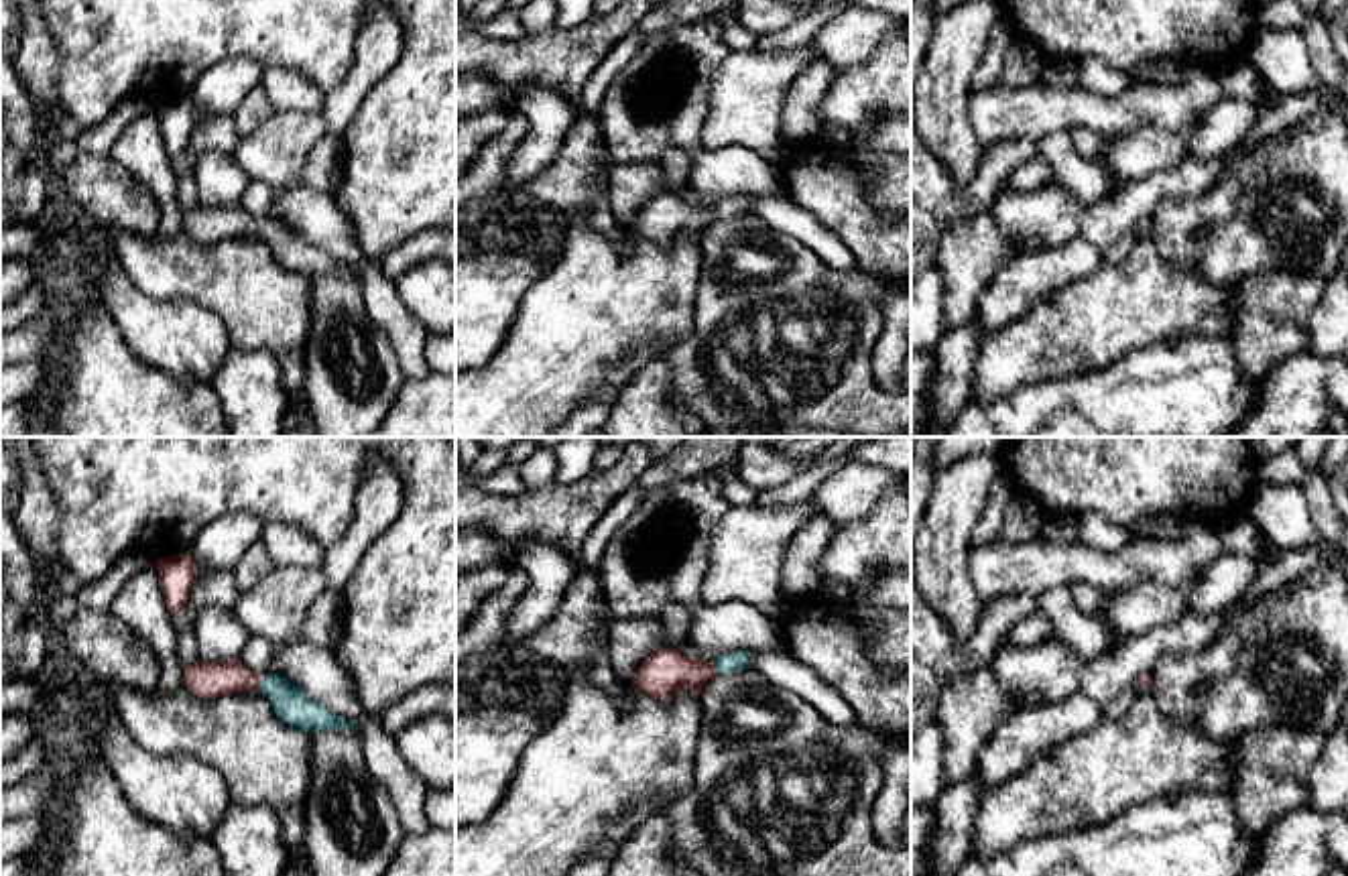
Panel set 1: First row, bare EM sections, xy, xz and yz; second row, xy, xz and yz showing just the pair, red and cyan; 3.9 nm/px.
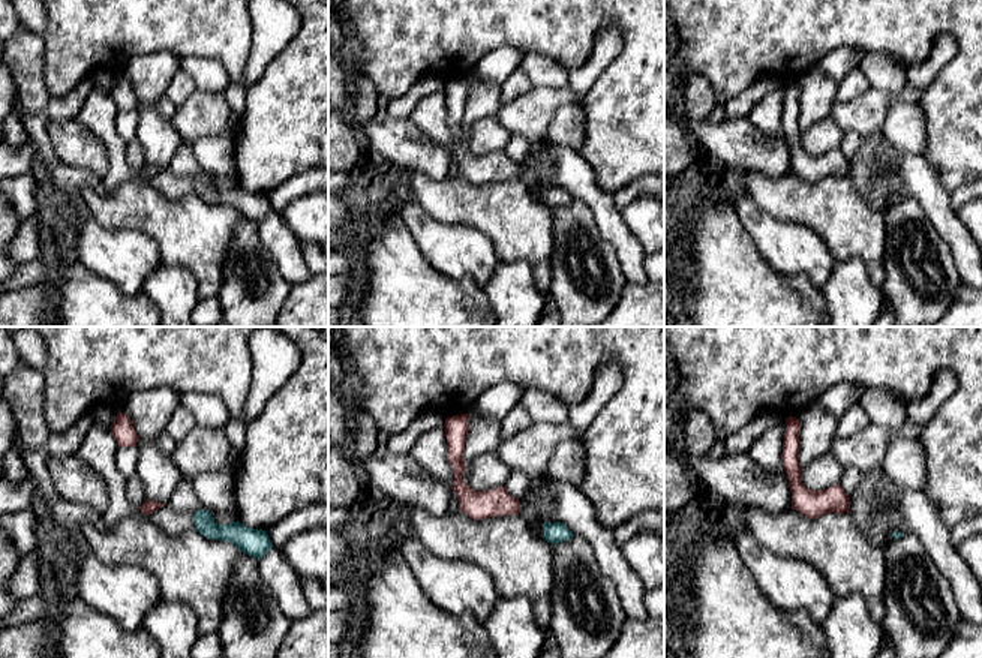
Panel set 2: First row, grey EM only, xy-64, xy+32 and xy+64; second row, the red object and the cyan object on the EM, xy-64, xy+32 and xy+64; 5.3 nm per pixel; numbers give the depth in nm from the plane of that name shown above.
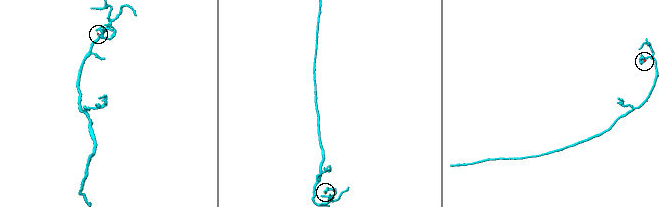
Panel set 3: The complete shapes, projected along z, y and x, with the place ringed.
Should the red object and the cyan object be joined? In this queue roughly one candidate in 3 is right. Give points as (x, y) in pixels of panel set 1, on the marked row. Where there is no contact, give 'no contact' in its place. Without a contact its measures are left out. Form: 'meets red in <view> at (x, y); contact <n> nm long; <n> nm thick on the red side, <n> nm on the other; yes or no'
meets red in xy at (259, 683); contact 80 nm long; 140 nm thick on the red side, 140 nm on the other; yes

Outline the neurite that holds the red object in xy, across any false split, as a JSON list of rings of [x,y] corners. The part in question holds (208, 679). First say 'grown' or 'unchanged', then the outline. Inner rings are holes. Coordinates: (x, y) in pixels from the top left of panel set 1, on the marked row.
grown | [[[240,659],[228,663],[205,663],[183,667],[183,687],[203,699],[234,693],[262,693],[268,697],[277,717],[305,732],[323,732],[344,728],[356,732],[356,726],[329,711],[323,703],[307,697],[299,687],[291,685],[279,673],[252,673]]]

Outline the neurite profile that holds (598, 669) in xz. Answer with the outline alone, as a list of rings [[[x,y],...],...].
[[[602,622],[600,636],[598,636],[598,648],[590,661],[581,663],[581,669],[594,687],[598,687],[600,691],[612,697],[620,697],[622,685],[610,665],[608,644],[610,644],[610,624]]]

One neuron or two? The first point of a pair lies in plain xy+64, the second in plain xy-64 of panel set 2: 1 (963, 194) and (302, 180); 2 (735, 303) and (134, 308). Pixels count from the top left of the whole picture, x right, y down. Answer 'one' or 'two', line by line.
1: one
2: one

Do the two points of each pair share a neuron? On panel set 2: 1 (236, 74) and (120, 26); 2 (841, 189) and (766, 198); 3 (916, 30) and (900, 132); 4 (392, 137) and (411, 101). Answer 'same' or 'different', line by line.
1: same
2: same
3: different
4: different

